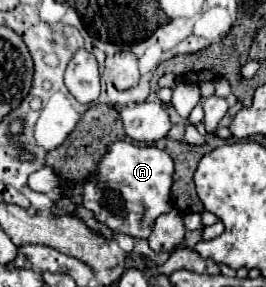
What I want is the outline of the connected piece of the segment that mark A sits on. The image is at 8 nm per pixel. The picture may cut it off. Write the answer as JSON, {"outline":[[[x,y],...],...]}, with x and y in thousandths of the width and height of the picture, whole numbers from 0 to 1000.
{"outline":[[[436,488],[391,530],[391,551],[368,571],[368,599],[338,606],[316,634],[308,711],[376,780],[406,787],[421,808],[489,815],[496,829],[556,829],[579,767],[602,746],[647,732],[647,606],[654,564],[632,530],[564,502]]]}

